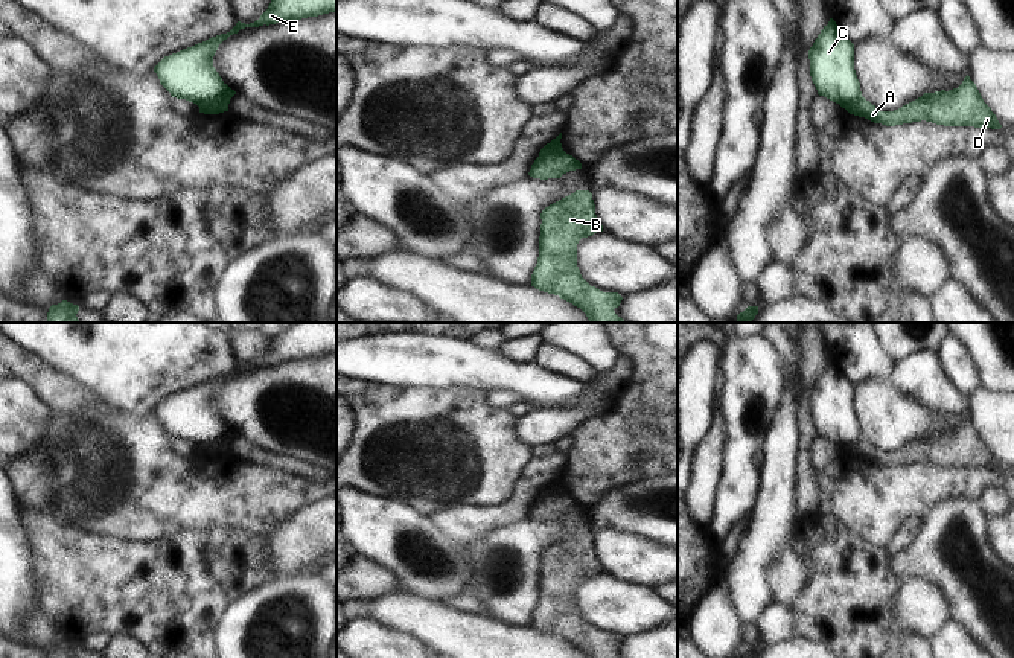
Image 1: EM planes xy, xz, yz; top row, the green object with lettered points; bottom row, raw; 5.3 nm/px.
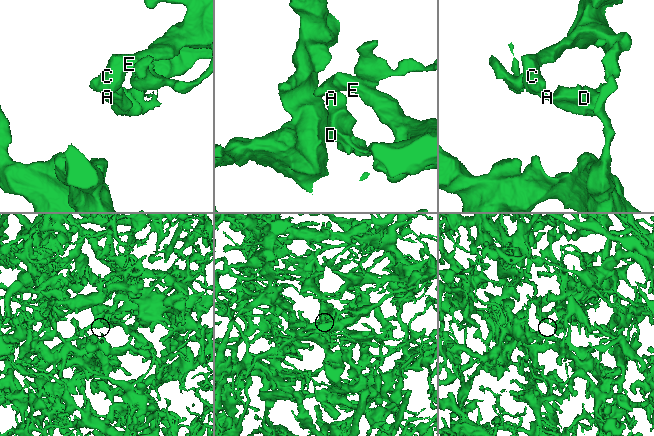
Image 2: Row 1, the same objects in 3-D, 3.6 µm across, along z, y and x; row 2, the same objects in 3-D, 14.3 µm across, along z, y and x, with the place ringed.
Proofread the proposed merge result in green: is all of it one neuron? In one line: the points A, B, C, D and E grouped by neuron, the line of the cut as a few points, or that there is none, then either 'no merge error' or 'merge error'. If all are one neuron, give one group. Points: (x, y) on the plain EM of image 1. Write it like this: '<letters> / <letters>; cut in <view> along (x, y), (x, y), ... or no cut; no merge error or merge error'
A B D / C E; cut in xy along (229, 439), (200, 448); merge error

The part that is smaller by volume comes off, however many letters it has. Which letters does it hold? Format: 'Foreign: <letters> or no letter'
Foreign: A, B, D

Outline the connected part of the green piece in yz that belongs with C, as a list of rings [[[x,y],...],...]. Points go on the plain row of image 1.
[[[830,359],[808,391],[810,417],[819,437],[842,449],[862,439],[860,423],[854,411],[854,385]]]

